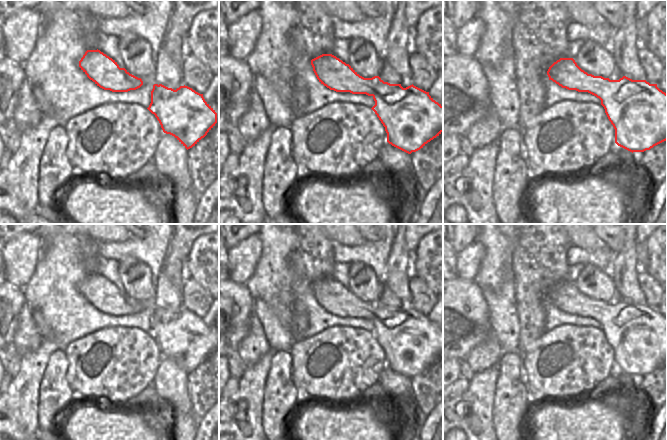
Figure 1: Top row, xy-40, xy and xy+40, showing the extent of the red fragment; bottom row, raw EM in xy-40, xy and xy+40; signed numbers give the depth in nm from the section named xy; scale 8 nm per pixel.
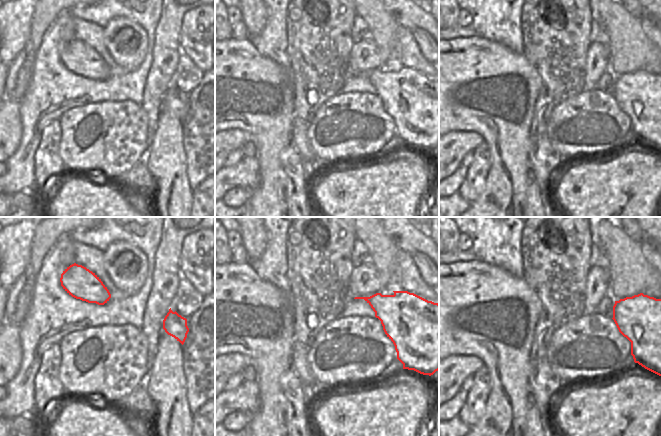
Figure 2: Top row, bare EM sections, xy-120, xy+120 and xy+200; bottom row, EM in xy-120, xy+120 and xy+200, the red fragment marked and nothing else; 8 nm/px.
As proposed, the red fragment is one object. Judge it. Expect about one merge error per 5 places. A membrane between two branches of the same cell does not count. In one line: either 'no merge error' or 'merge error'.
no merge error

